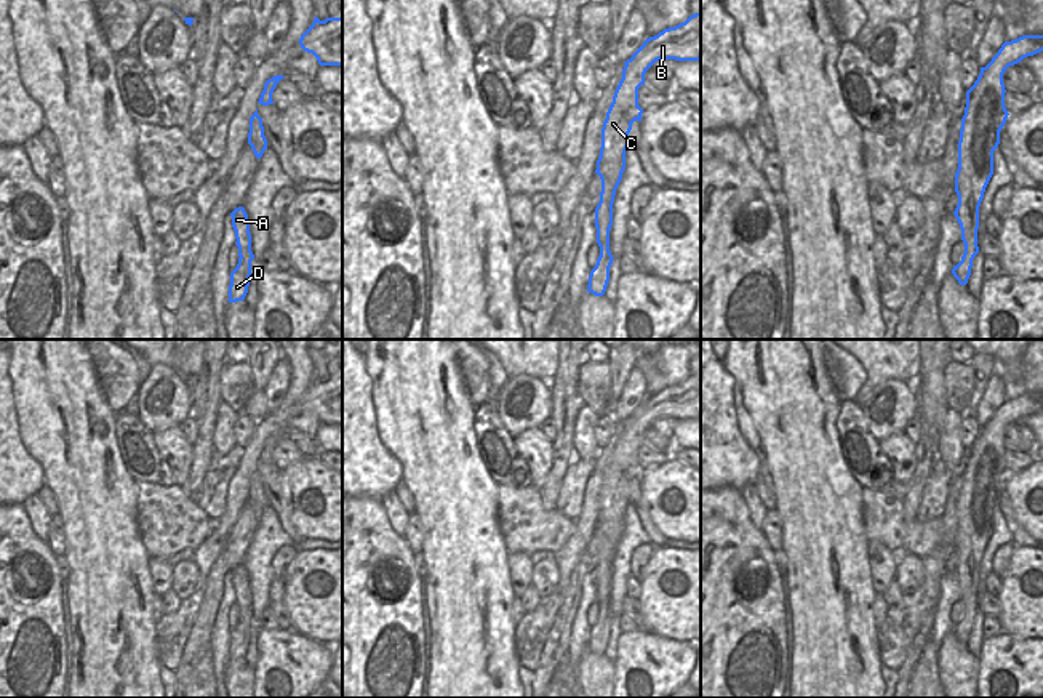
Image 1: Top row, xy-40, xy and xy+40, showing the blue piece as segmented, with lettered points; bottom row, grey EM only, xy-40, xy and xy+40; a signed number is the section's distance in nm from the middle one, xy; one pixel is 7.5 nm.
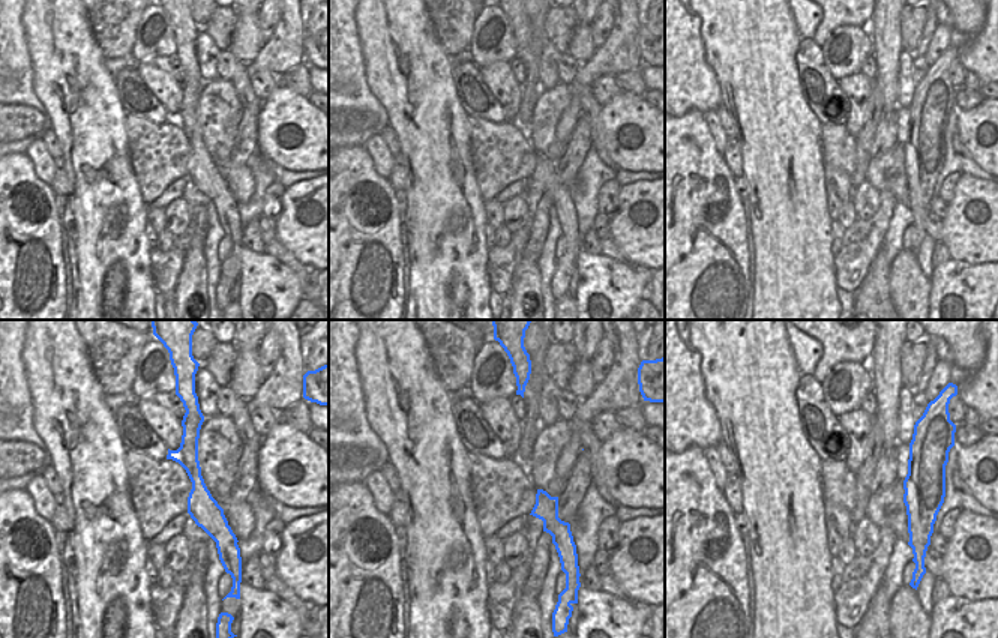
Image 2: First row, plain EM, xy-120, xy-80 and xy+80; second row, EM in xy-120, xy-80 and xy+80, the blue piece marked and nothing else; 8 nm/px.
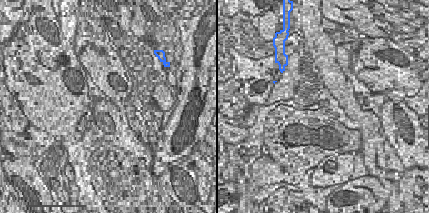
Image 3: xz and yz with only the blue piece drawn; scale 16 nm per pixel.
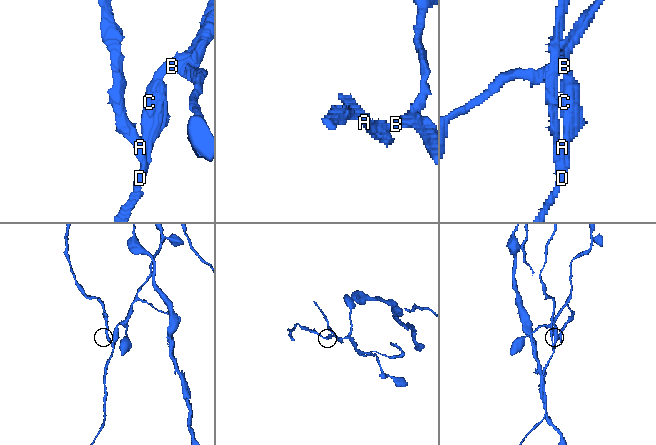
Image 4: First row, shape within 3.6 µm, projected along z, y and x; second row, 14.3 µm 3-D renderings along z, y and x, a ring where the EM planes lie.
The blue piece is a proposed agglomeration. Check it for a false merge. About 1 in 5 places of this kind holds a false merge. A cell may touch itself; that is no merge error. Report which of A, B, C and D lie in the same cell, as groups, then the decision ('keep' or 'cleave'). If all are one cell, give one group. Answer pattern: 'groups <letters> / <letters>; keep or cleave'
groups A / B C D; cleave

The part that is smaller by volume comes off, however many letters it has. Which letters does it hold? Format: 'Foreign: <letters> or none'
Foreign: A

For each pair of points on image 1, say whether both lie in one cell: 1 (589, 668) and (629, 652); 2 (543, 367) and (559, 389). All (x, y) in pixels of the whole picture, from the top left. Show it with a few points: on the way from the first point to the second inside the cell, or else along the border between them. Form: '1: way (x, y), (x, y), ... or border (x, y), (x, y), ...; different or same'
1: border (613, 663), (615, 681); different
2: border (559, 356), (555, 375), (549, 381); different

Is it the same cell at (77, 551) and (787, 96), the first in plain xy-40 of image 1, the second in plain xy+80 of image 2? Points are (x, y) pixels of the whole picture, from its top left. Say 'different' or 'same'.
same

